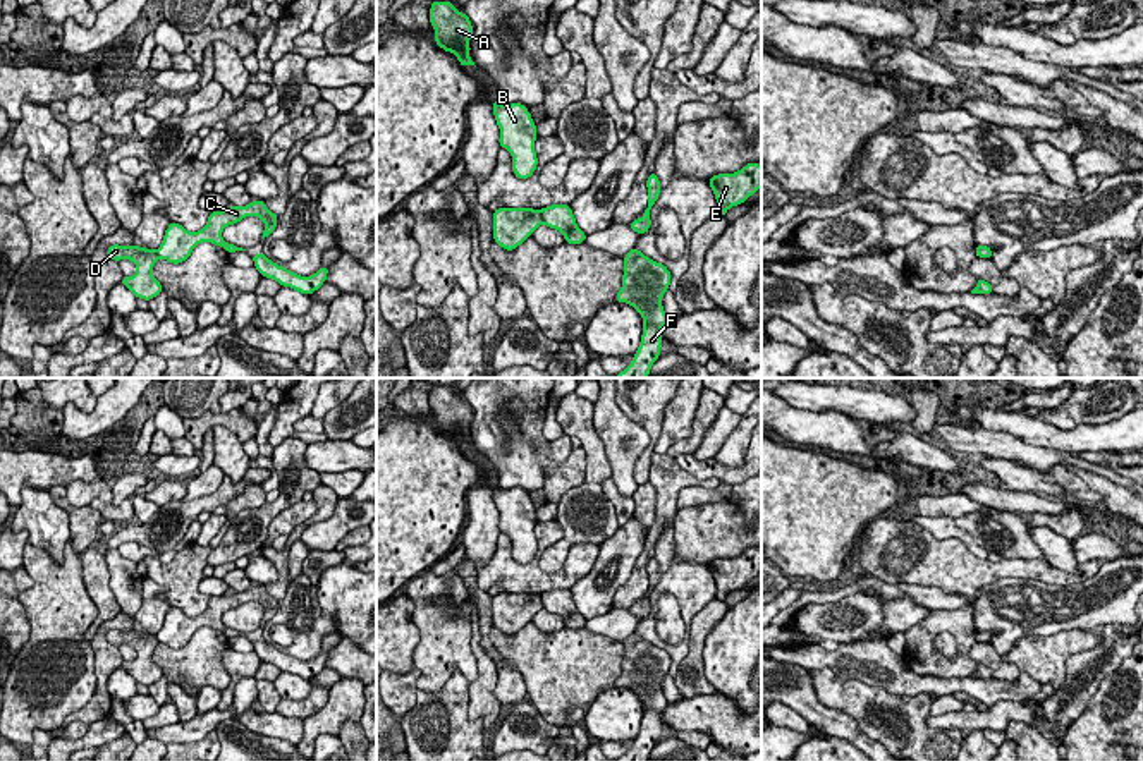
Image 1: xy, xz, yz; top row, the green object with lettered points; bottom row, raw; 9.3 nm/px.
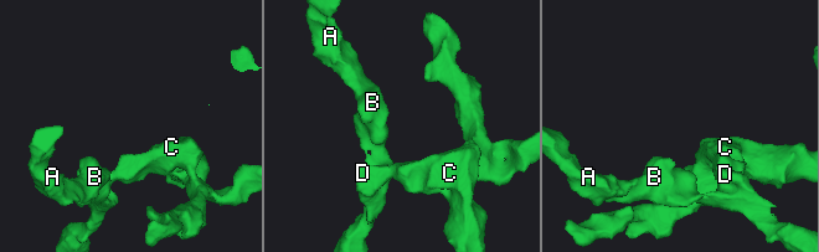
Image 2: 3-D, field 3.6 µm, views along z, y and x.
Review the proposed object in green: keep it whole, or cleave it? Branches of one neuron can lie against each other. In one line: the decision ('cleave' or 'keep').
cleave

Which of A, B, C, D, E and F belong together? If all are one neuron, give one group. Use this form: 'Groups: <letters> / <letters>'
Groups: A B D / C E F

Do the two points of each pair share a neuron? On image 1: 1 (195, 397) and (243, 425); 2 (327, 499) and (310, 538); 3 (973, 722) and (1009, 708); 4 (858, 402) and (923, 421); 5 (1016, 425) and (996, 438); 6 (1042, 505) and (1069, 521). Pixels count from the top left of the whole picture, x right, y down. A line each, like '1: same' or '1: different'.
1: different
2: different
3: same
4: different
5: different
6: different

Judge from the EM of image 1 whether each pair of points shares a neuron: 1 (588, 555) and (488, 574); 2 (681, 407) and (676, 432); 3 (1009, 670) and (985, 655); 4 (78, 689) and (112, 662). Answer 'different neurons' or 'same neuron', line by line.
1: same neuron
2: same neuron
3: same neuron
4: different neurons

